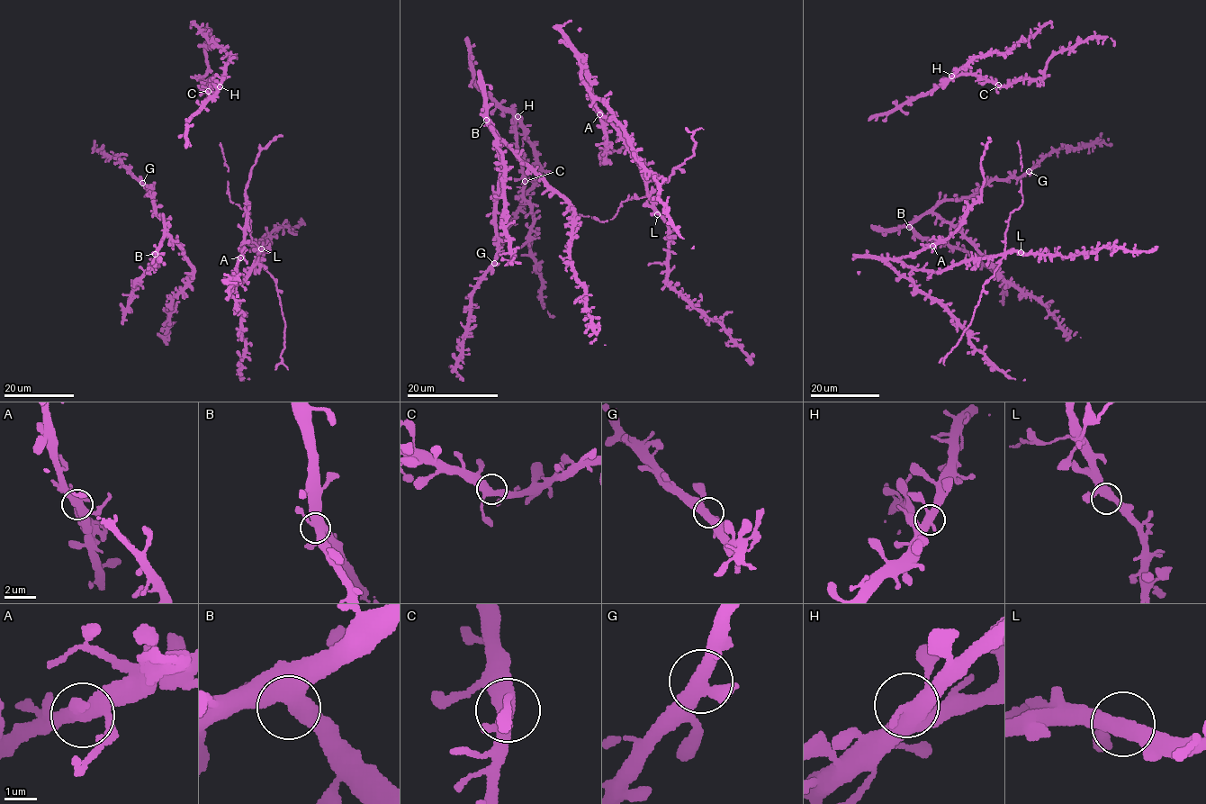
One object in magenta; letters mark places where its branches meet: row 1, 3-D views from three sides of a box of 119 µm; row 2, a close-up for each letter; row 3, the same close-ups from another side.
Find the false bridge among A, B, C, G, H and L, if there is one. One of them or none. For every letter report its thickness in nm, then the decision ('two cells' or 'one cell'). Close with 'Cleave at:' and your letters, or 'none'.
A: 400 nm | one cell
B: 440 nm | one cell
C: 400 nm | one cell
G: 400 nm | one cell
H: 400 nm | one cell
L: 400 nm | one cell
Cleave at: none

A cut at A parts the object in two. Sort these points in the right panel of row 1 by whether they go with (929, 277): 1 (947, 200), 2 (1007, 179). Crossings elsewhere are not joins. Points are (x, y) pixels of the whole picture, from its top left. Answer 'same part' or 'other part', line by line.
1: same part
2: same part

